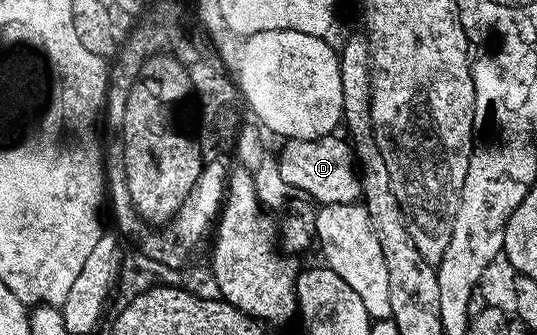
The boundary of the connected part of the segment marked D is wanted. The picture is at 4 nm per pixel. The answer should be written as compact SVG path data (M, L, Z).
M339 135L323 136L316 140L284 140L276 159L280 176L286 184L298 187L307 197L312 196L319 205L353 204L362 194L360 177L351 145Z

